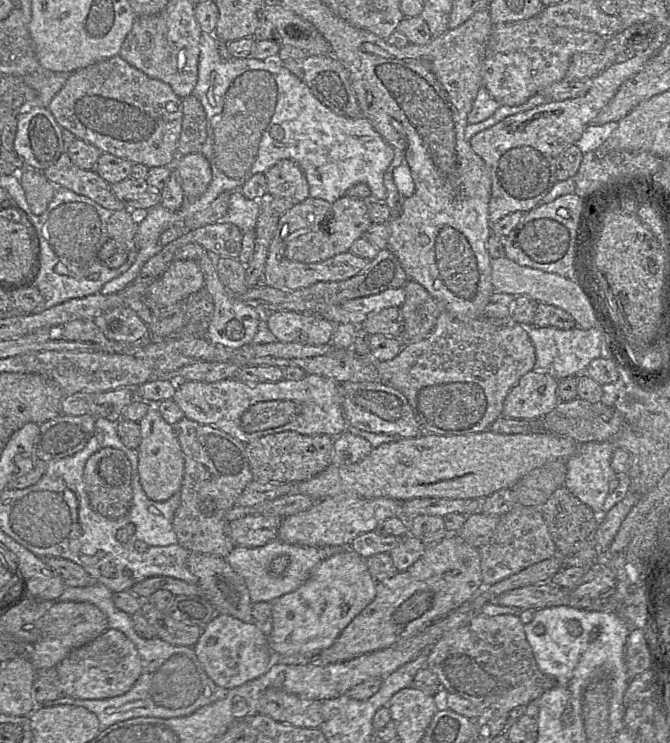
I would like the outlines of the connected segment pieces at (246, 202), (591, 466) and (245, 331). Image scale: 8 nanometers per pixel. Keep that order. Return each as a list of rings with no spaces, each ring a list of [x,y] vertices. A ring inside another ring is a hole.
[[[240,189],[230,194],[229,210],[225,221],[236,225],[243,233],[254,230],[261,202],[246,198]]]
[[[614,441],[578,443],[577,451],[566,460],[567,474],[564,486],[580,501],[589,506],[596,514],[606,514],[626,496],[630,479],[627,474],[616,474],[611,467],[611,458],[616,450]],[[619,478],[619,485],[609,493],[609,483]]]
[[[205,252],[198,260],[198,264],[204,278],[204,289],[209,292],[214,303],[214,311],[207,324],[204,337],[214,344],[230,349],[239,349],[251,344],[260,321],[264,320],[264,315],[259,310],[239,301],[226,289],[218,276],[215,257],[212,254]]]

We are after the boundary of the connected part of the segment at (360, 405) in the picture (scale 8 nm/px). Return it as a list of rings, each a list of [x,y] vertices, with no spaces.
[[[344,382],[341,387],[343,411],[350,428],[402,438],[423,434],[407,398],[397,389],[381,382]]]

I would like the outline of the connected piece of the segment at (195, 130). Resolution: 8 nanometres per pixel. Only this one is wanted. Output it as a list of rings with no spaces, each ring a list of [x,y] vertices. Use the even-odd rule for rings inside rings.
[[[192,94],[182,99],[183,121],[177,155],[200,152],[207,138],[207,119],[201,102]]]

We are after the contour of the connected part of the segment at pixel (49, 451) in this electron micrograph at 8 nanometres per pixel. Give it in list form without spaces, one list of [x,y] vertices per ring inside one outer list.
[[[59,415],[40,425],[33,458],[49,462],[82,450],[95,432],[96,417]]]

